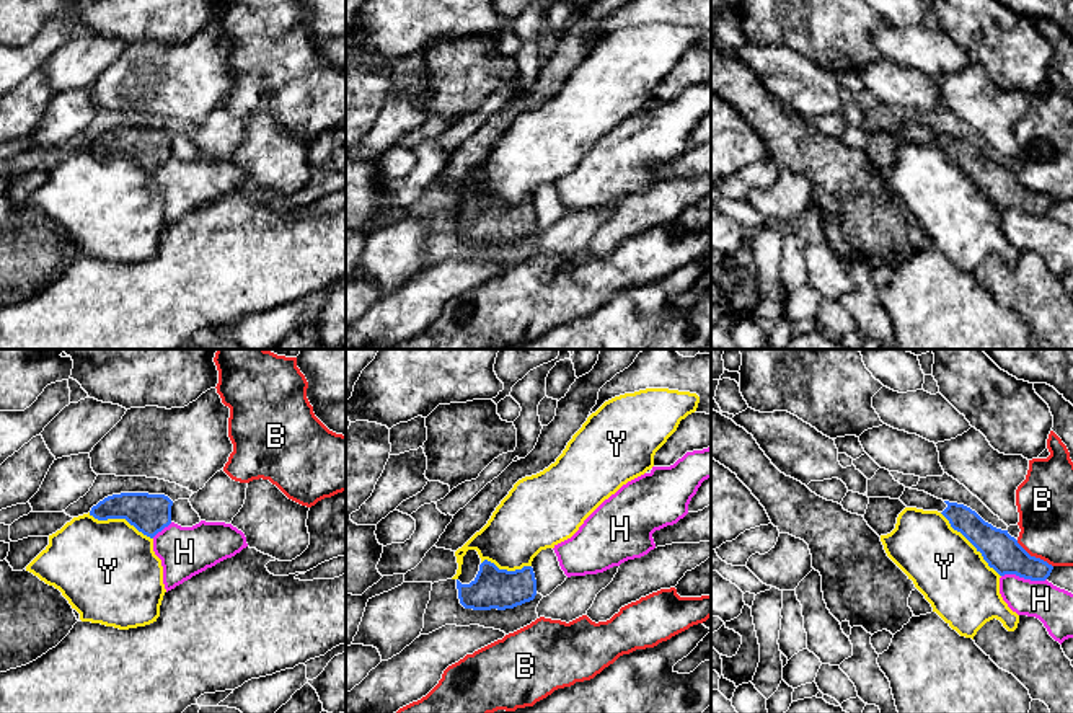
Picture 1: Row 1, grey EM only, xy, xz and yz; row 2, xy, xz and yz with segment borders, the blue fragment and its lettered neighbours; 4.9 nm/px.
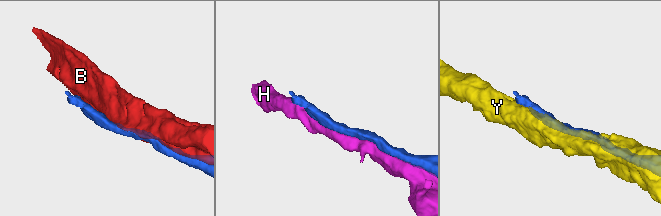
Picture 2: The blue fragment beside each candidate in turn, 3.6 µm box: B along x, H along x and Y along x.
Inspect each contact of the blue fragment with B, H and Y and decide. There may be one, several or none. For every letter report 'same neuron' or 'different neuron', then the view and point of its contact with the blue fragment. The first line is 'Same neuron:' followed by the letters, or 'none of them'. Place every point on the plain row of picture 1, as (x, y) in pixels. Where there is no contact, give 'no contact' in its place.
Same neuron: none of them
B: different neuron | yz (1034, 191)
H: different neuron | yz (1024, 212)
Y: different neuron | yz (971, 177)

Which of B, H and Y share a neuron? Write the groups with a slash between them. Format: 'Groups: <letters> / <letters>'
Groups: B / H / Y

